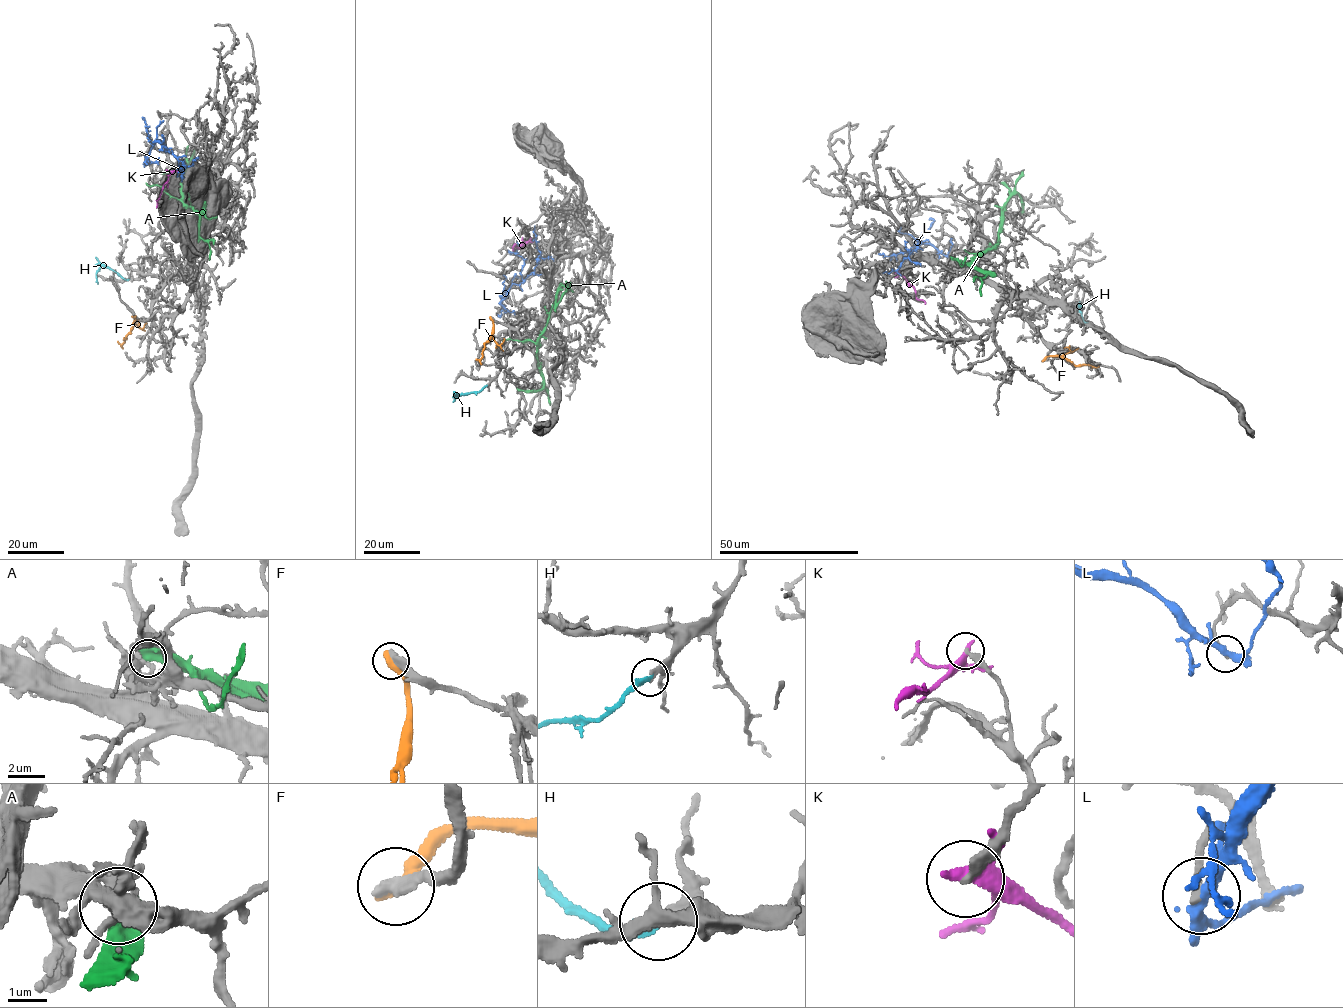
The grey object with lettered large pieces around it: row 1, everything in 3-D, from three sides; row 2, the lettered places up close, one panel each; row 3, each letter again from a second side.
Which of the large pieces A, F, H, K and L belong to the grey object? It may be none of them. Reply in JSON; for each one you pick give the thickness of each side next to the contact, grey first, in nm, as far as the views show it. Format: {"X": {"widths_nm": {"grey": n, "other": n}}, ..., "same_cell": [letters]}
{"H": {"widths_nm": {"grey": 240, "other": 240}}, "same_cell": ["H"]}

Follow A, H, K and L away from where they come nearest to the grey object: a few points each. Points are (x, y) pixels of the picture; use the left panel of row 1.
A: (204, 203), (200, 214), (183, 202), (182, 172), (188, 164), (160, 173)
H: (129, 279), (102, 265), (97, 272), (97, 283)
K: (174, 170), (161, 191), (156, 207)
L: (144, 163), (154, 143), (161, 140), (185, 166), (180, 171), (179, 165)

